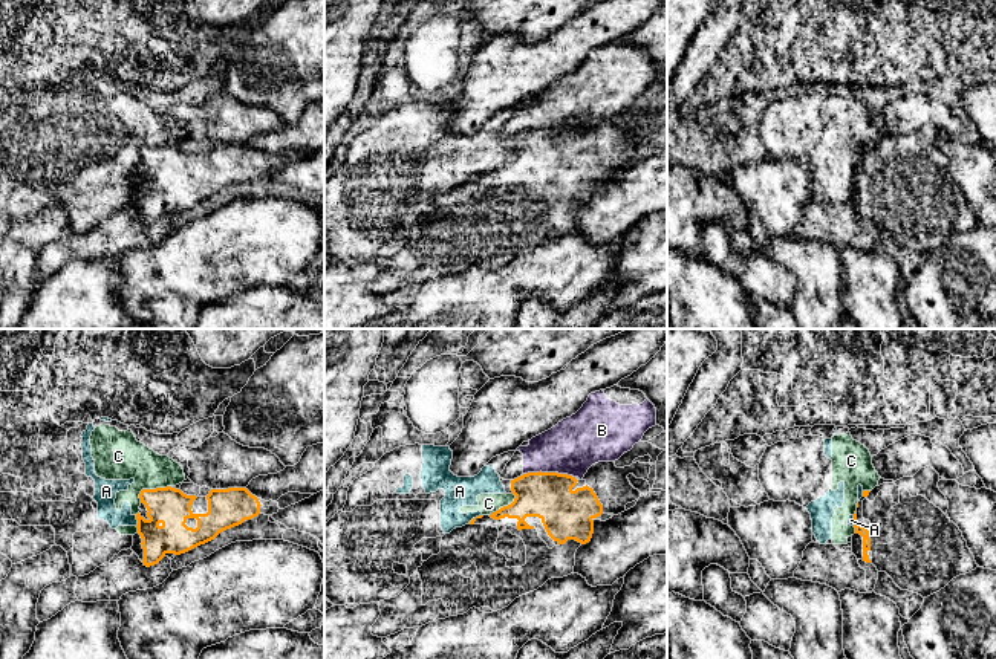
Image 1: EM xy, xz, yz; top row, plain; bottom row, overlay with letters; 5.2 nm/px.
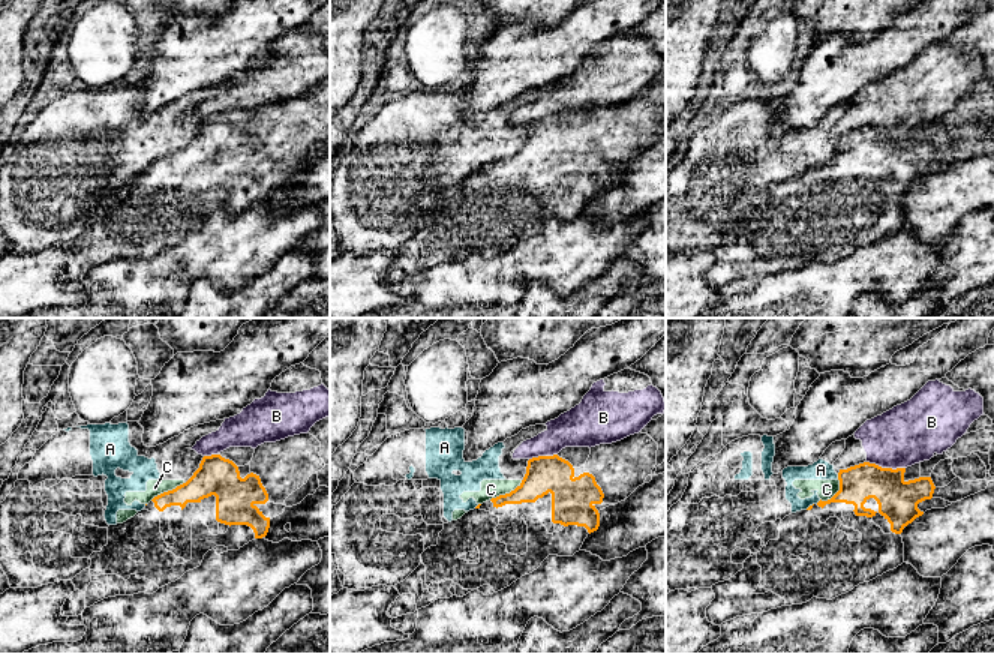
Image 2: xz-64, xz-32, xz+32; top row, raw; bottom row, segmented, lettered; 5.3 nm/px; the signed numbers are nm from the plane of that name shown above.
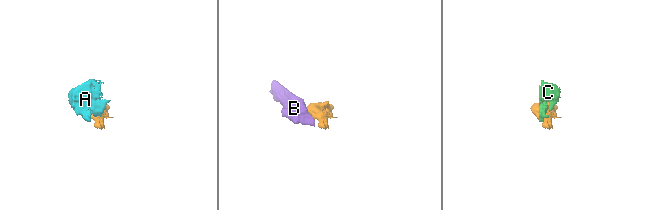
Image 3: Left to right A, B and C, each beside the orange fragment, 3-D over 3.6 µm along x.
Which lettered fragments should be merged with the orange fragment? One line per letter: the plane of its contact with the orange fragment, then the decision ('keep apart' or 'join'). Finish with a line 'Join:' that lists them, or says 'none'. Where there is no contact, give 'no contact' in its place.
A: contact in xy; keep apart
B: contact in xz; keep apart
C: contact in xy; keep apart
Join: none

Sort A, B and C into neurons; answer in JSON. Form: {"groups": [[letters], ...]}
{"groups": [["A", "C"], ["B"]]}

